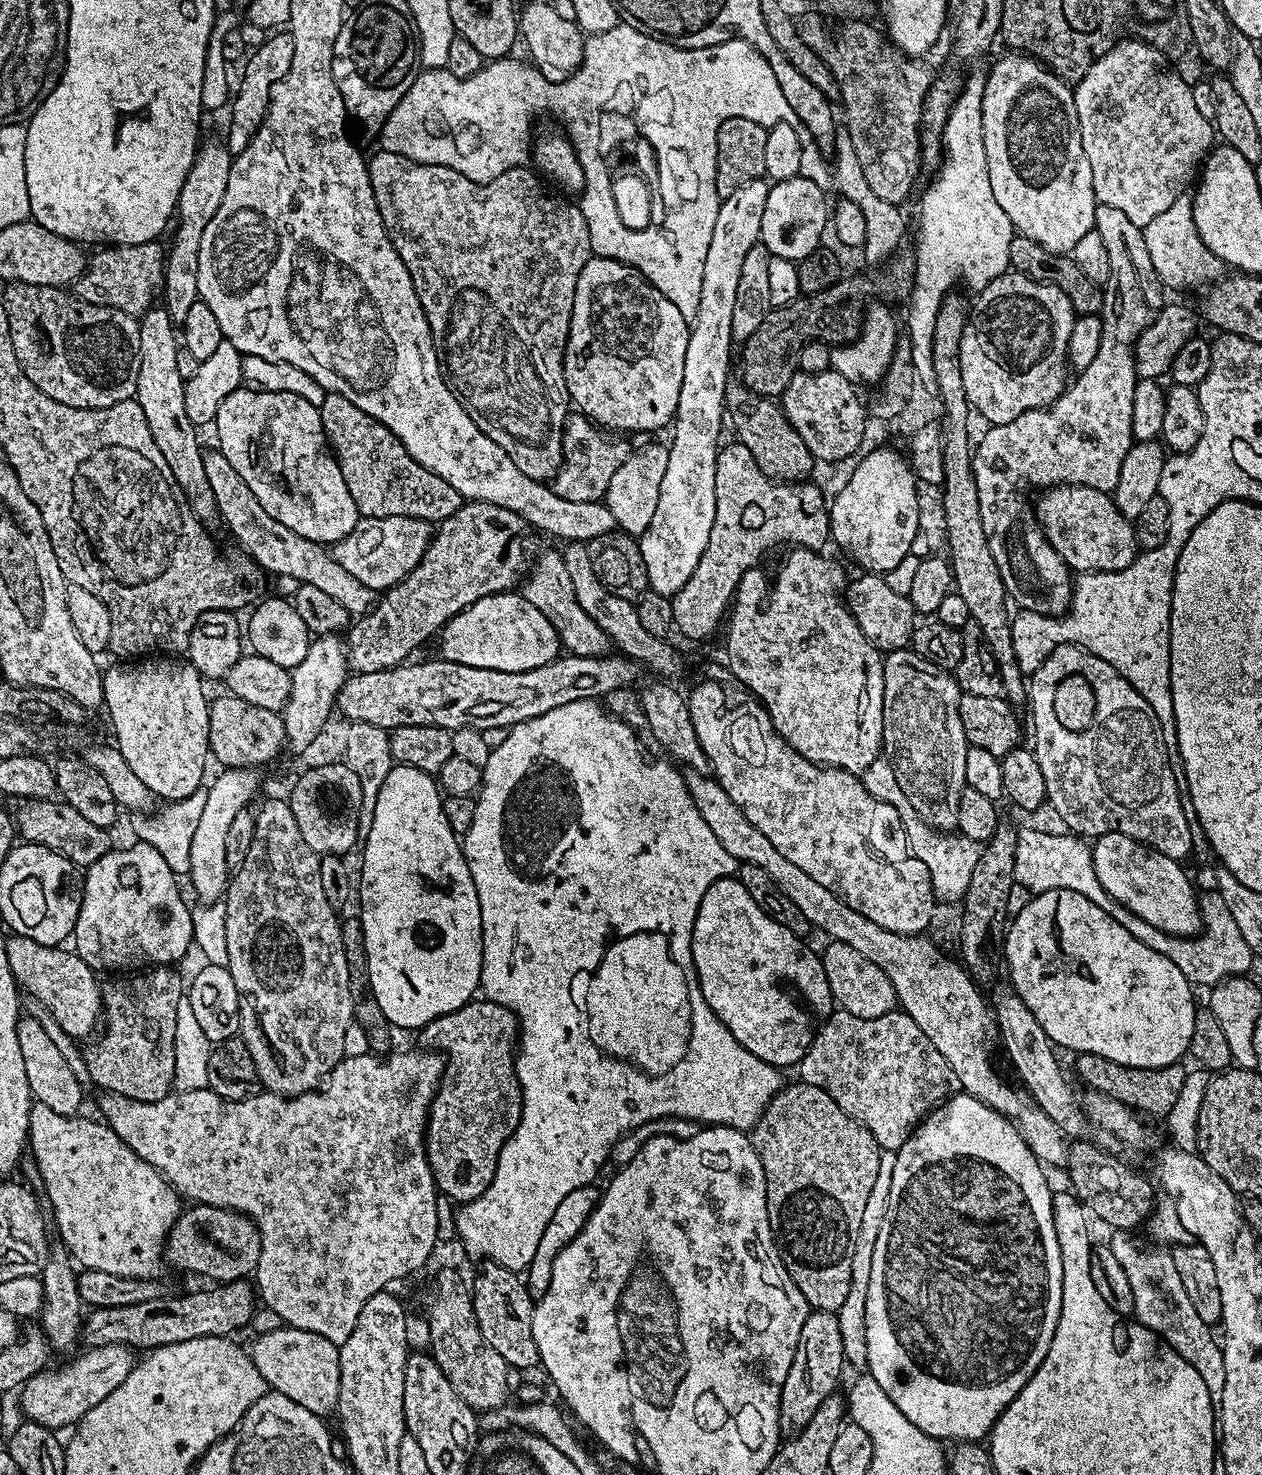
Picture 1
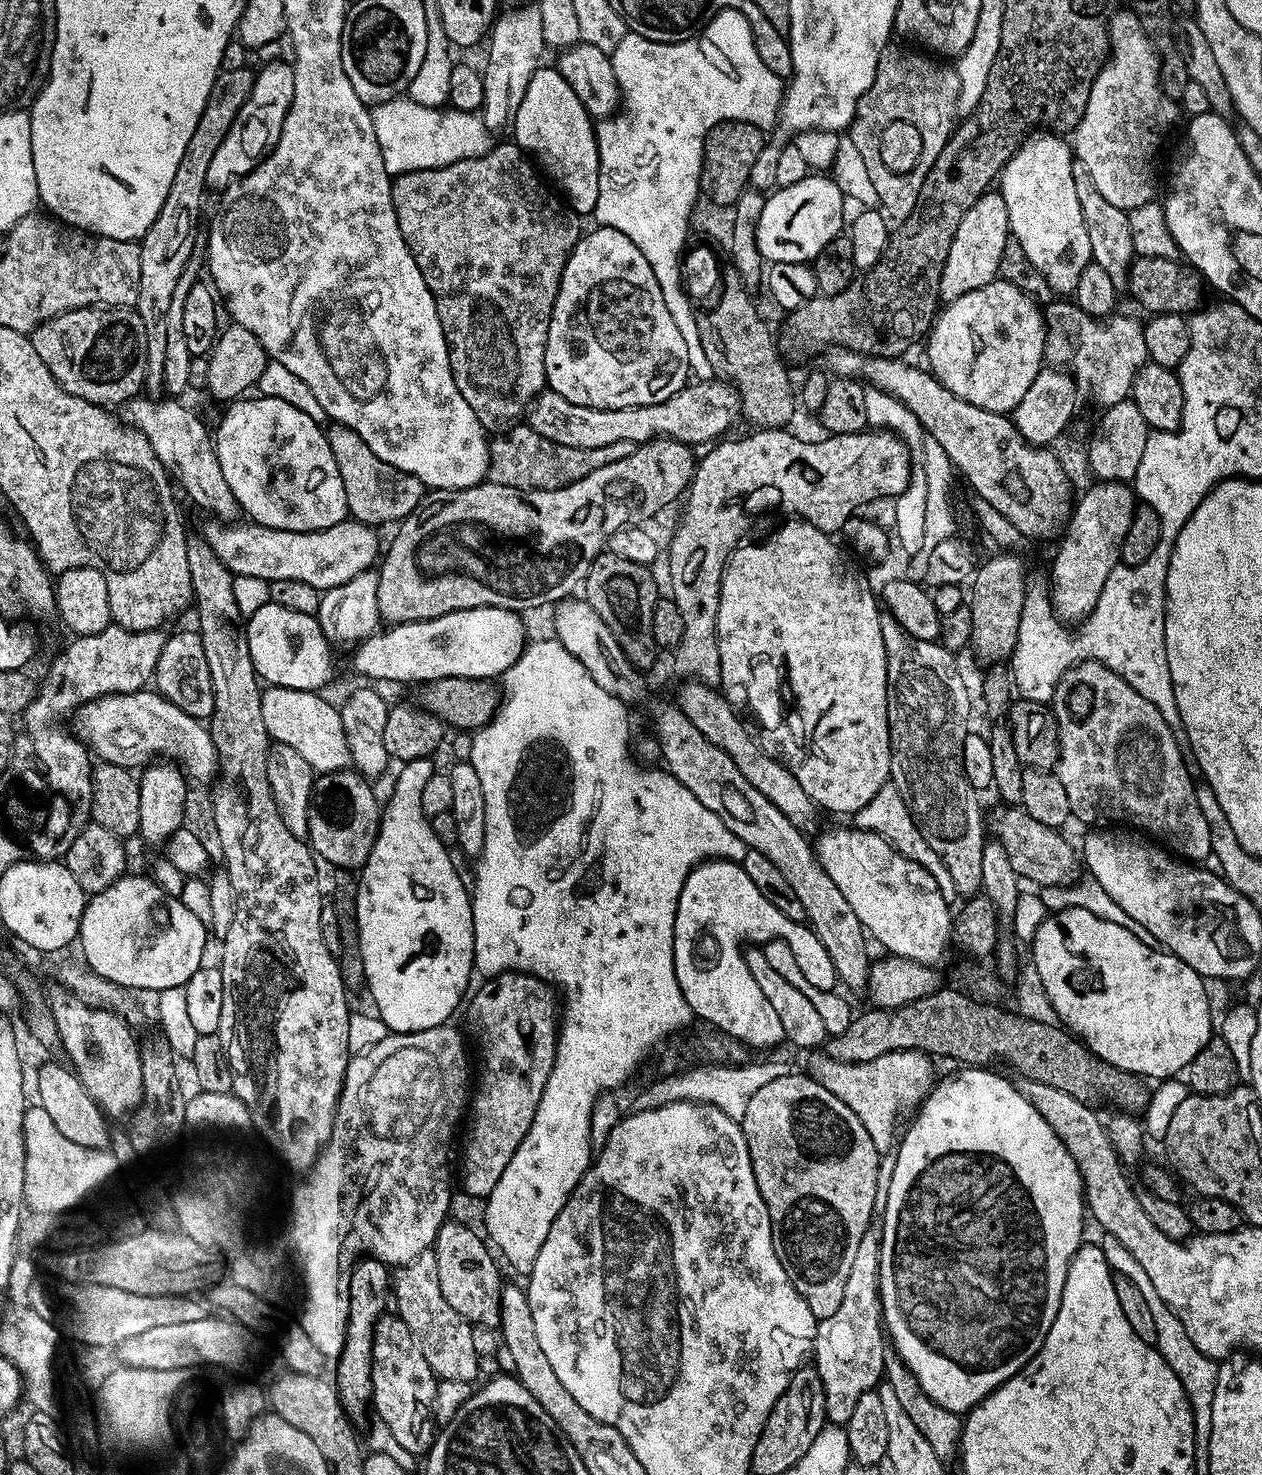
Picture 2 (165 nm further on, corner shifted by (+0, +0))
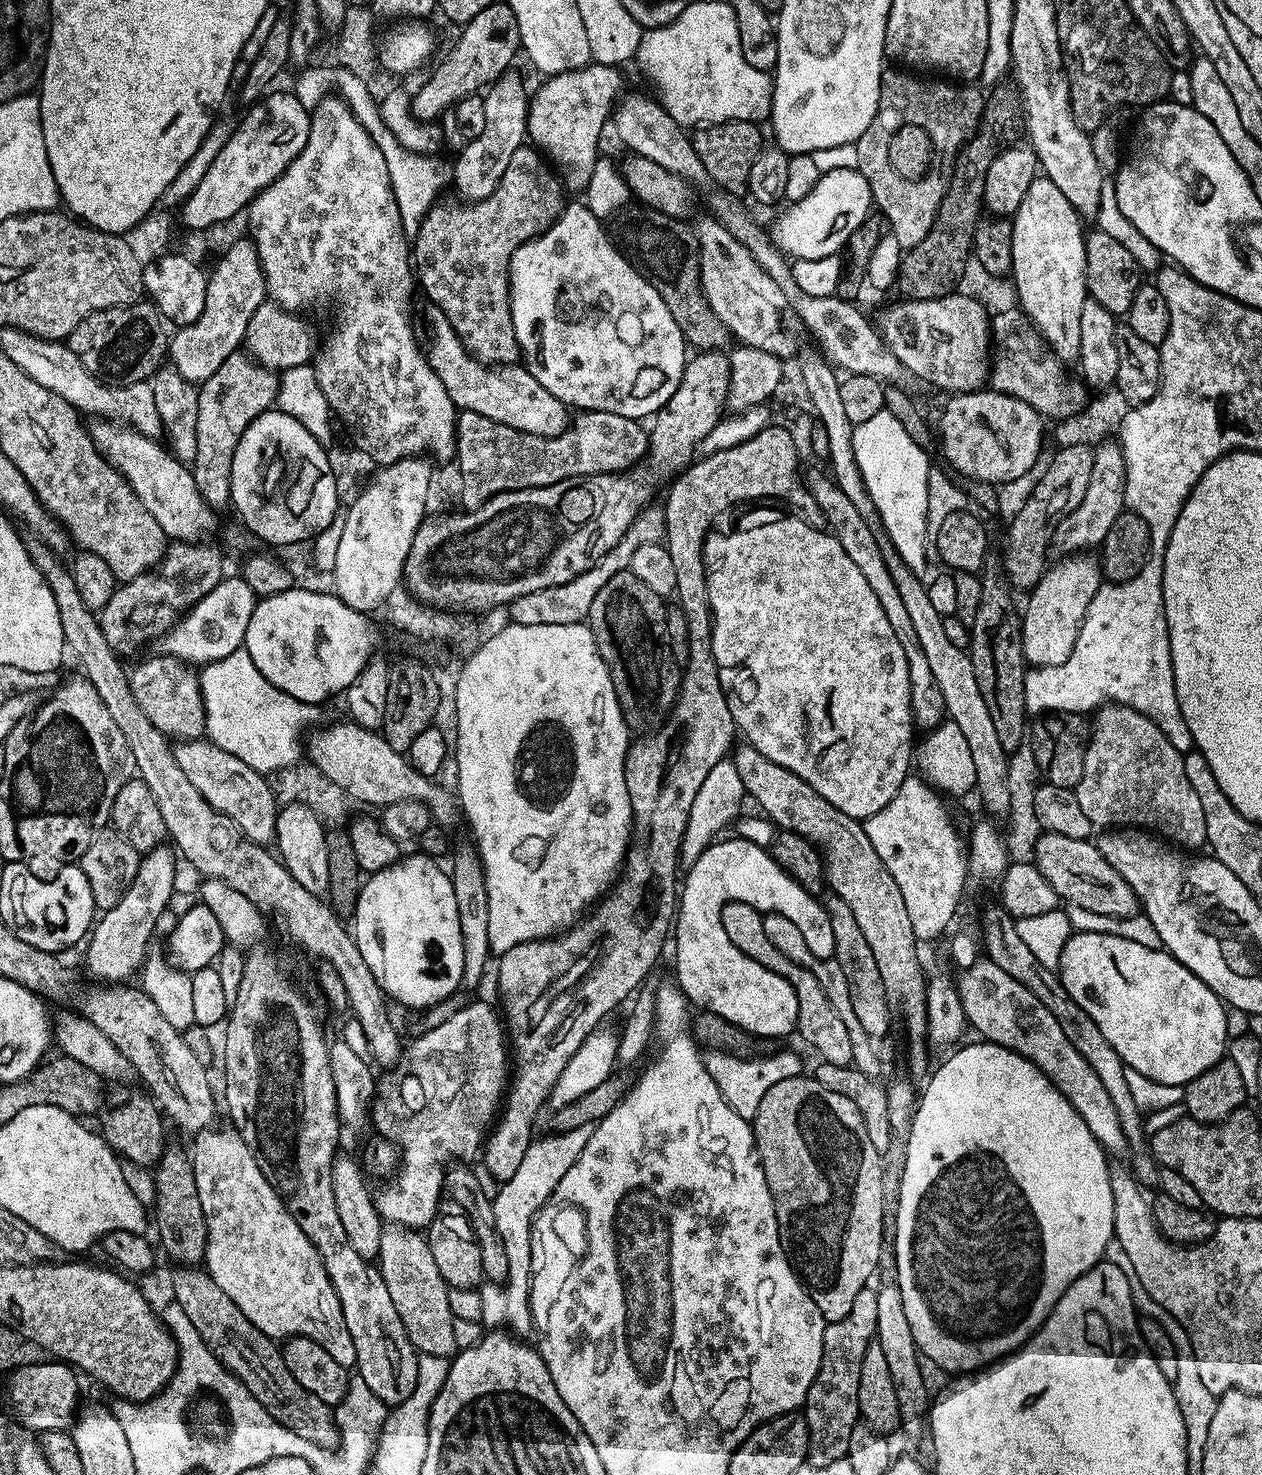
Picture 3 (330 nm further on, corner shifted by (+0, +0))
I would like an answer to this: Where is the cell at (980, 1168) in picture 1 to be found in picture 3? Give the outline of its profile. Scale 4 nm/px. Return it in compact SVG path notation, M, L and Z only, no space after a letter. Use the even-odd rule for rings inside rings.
M976 1043L980 1044L957 1047L957 1052L949 1060L942 1061L940 1069L927 1077L928 1085L924 1093L919 1093L918 1103L912 1113L912 1129L908 1136L904 1169L901 1172L898 1195L894 1200L896 1282L902 1290L906 1322L910 1322L910 1334L921 1357L938 1362L938 1366L948 1374L971 1374L1021 1348L1042 1327L1064 1291L1079 1276L1086 1274L1086 1270L1105 1259L1108 1243L1114 1238L1114 1194L1110 1190L1110 1160L1104 1147L1097 1142L1094 1134L1090 1134L1090 1126L1082 1122L1082 1114L1070 1106L1067 1098L1052 1085L1042 1070L1038 1070L1038 1066L1034 1066L1034 1062L997 1044Z

